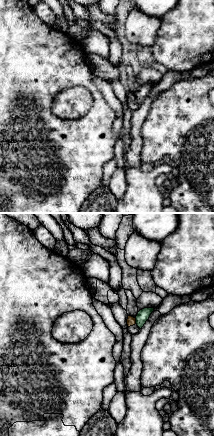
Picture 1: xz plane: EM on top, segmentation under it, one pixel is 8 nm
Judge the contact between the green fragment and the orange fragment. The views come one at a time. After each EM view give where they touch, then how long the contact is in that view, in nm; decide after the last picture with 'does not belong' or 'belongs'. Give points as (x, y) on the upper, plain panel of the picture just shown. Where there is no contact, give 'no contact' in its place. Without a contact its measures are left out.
meets green at (136, 97); contact 50 nm long

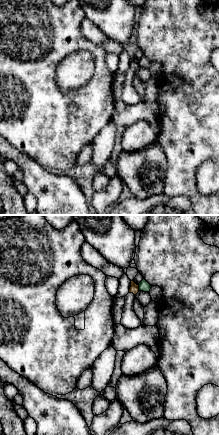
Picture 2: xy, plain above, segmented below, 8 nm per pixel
meets green at (139, 64); contact 50 nm long

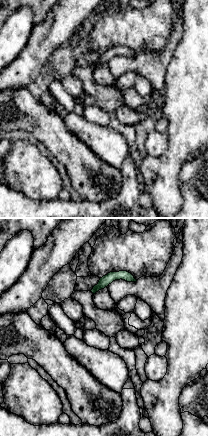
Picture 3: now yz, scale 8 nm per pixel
no contact

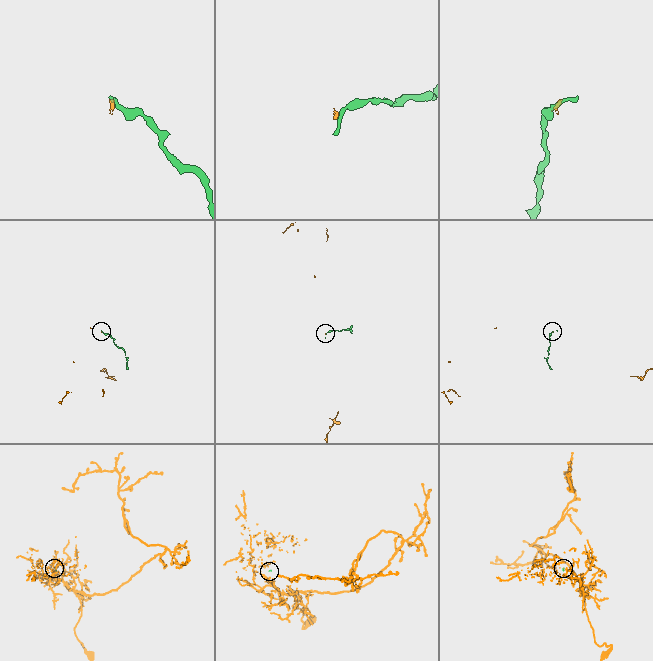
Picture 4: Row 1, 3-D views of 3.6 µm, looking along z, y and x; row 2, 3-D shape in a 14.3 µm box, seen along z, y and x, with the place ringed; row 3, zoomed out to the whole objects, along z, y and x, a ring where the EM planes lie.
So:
does not belong

